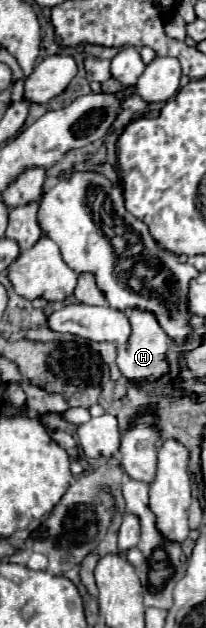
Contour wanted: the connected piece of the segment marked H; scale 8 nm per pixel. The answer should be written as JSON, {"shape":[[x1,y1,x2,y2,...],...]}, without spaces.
{"shape":[[134,309,128,315,128,319,132,325,132,335,126,345,118,347,116,363,120,367,120,373,132,383,158,381,162,375,166,375,170,371,170,365,166,361,166,351,170,347,170,339,166,337,166,333,162,333,162,329,158,329,158,321,154,321,152,313,142,313,142,311]]}

